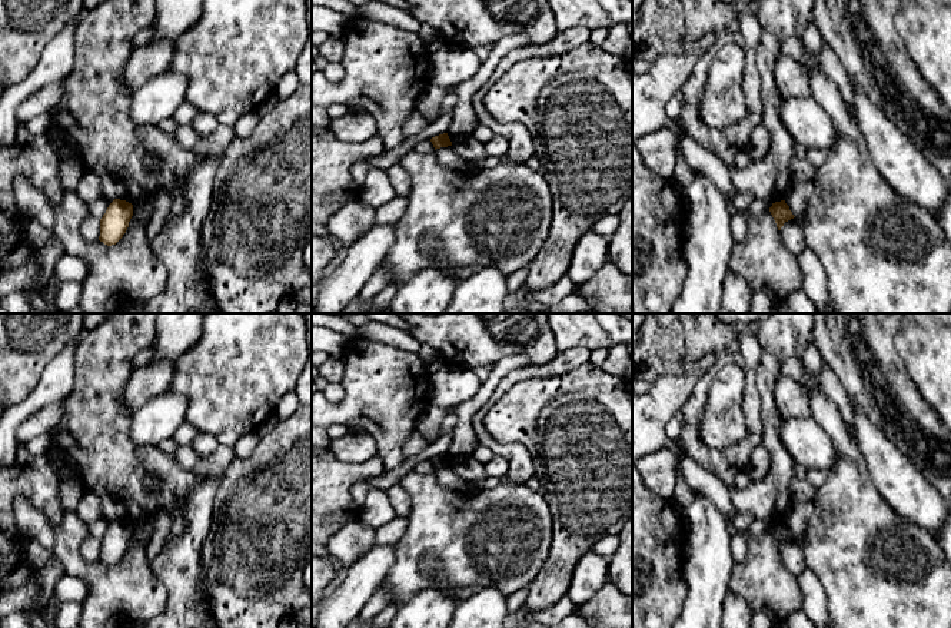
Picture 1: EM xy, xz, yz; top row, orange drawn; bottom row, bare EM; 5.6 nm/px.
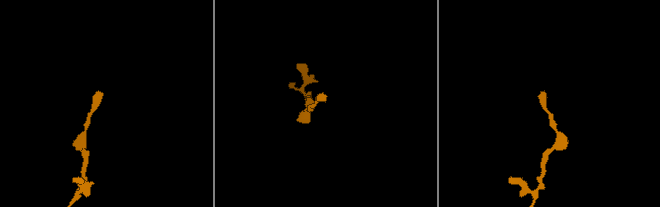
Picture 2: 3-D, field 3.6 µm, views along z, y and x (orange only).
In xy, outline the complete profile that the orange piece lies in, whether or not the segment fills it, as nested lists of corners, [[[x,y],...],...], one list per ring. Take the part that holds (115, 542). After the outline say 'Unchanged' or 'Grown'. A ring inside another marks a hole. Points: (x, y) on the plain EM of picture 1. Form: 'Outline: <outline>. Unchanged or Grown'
Outline: [[[114,519],[100,539],[99,561],[107,566],[116,565],[126,554],[132,536],[133,525],[126,521]]]. Unchanged

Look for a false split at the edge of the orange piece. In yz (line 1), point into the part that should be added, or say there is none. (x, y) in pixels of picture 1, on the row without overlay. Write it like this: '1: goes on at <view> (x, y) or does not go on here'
1: does not go on here

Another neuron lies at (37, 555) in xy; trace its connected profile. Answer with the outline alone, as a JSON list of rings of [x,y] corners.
[[[34,541],[27,545],[26,556],[34,569],[43,568],[50,559],[47,549]]]

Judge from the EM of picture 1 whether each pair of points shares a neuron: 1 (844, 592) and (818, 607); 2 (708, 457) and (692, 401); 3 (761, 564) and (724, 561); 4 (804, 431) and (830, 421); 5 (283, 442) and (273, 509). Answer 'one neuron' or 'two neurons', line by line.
1: two neurons
2: one neuron
3: two neurons
4: two neurons
5: one neuron

